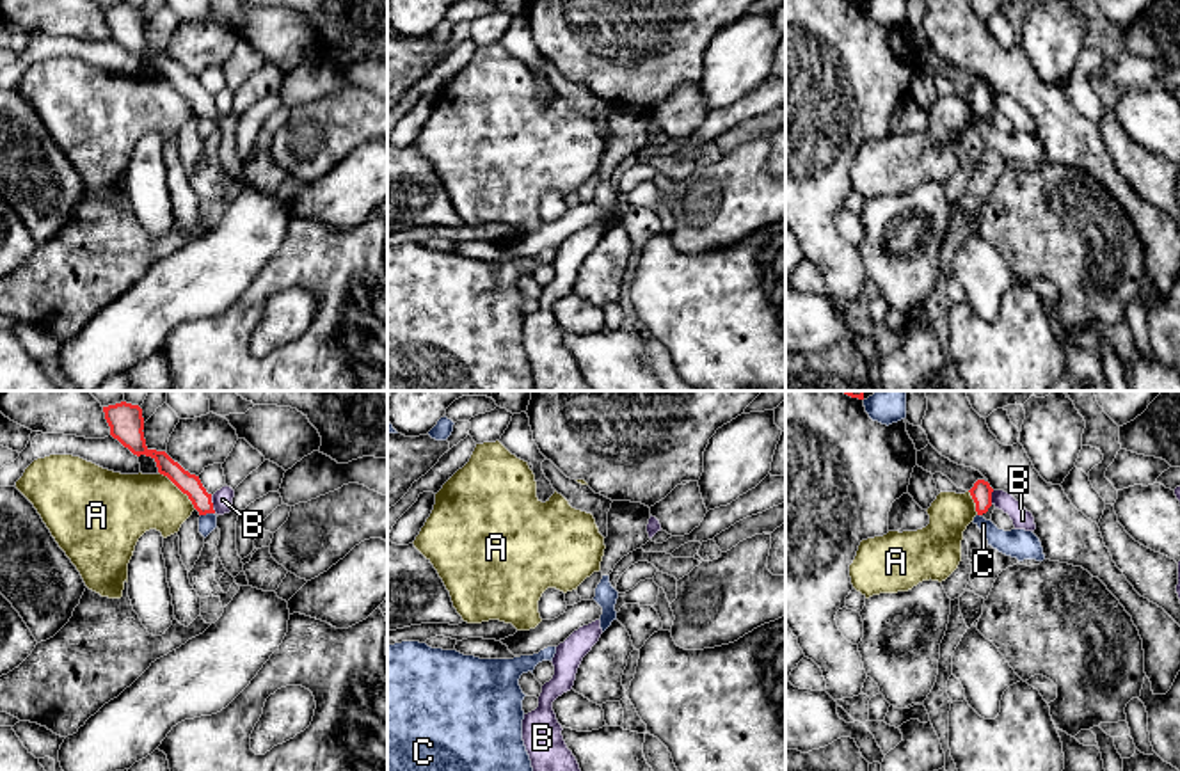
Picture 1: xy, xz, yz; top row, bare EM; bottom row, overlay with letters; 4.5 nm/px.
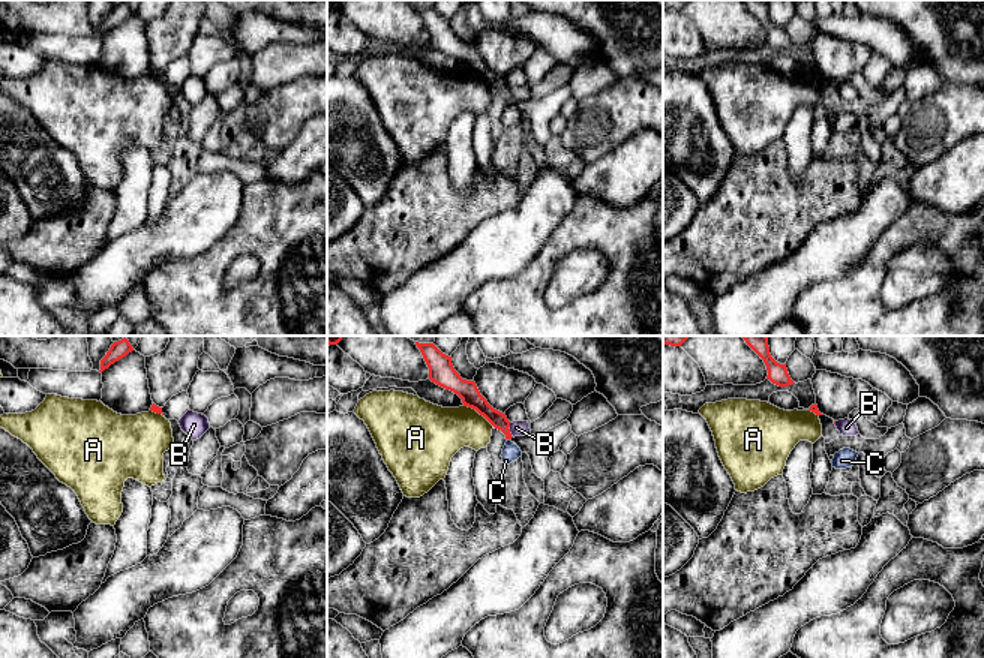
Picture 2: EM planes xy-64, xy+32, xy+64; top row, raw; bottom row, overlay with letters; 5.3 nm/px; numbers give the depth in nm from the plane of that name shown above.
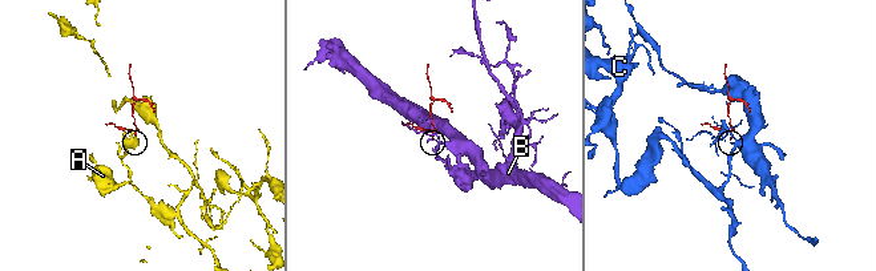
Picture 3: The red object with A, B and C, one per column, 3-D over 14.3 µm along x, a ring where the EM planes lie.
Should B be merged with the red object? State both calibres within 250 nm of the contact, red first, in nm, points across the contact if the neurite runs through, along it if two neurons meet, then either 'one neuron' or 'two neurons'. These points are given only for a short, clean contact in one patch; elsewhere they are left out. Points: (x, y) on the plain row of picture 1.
100 nm thick on the red side, 100 nm on the other; two neurons

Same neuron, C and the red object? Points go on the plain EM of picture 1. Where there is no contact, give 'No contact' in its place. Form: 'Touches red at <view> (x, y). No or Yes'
Touches red at xy (207, 114). No

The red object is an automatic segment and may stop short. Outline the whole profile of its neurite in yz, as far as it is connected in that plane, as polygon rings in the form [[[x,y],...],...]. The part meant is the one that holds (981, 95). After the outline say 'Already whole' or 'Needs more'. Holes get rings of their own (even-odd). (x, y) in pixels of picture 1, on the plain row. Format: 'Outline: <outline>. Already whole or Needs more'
Outline: [[[977,82],[969,94],[976,105],[977,117],[986,115],[988,110],[992,108],[992,94],[993,94],[990,85],[985,82]]]. Already whole

